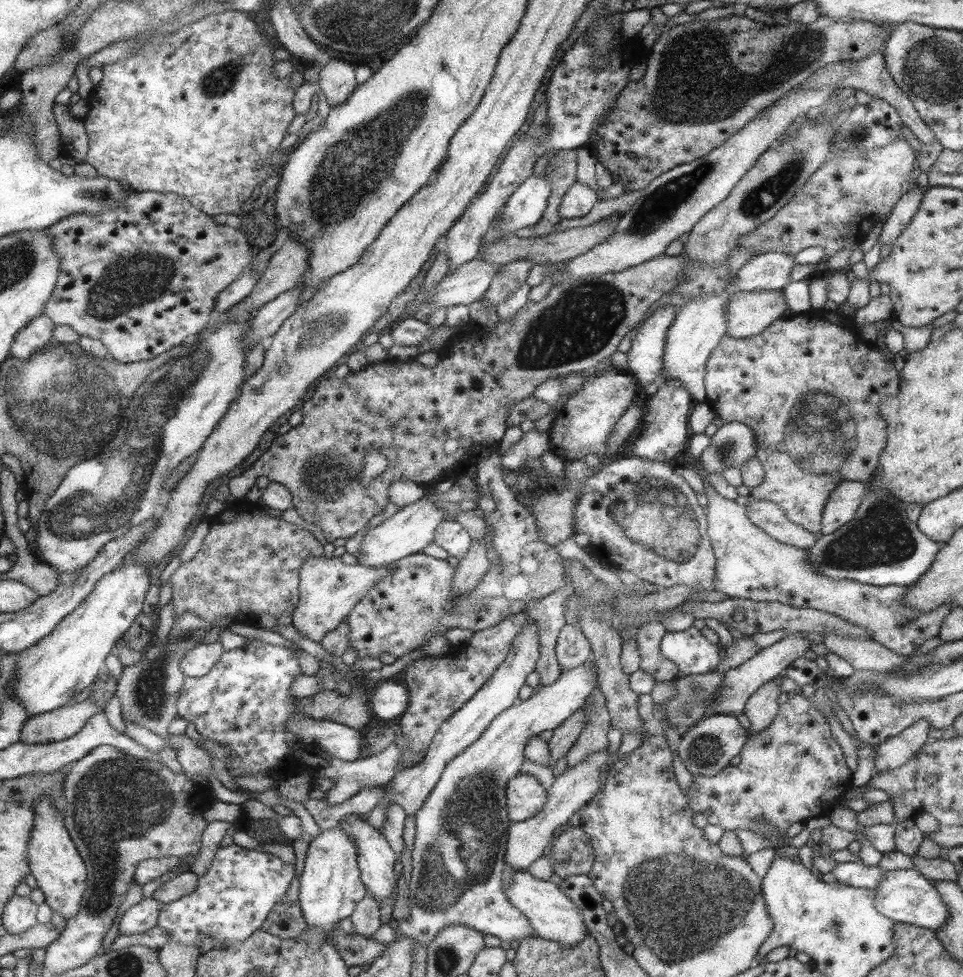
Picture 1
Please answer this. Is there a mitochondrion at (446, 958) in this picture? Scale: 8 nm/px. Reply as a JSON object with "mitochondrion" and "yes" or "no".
{"mitochondrion":"yes"}

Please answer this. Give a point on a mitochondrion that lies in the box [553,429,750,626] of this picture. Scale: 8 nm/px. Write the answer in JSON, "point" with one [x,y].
{"point":[660,498]}

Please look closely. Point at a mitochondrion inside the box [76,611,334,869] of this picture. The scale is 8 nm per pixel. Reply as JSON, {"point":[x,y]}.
{"point":[149,694]}

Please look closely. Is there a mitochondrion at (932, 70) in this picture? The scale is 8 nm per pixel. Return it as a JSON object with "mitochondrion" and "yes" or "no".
{"mitochondrion":"yes"}

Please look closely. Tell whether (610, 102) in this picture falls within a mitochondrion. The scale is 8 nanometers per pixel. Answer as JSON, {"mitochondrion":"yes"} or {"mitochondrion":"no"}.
{"mitochondrion":"no"}

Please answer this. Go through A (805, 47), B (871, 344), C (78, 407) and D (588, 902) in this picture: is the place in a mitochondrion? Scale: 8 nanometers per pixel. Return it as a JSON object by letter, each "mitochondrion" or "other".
{"A":"mitochondrion","B":"other","C":"mitochondrion","D":"other"}

